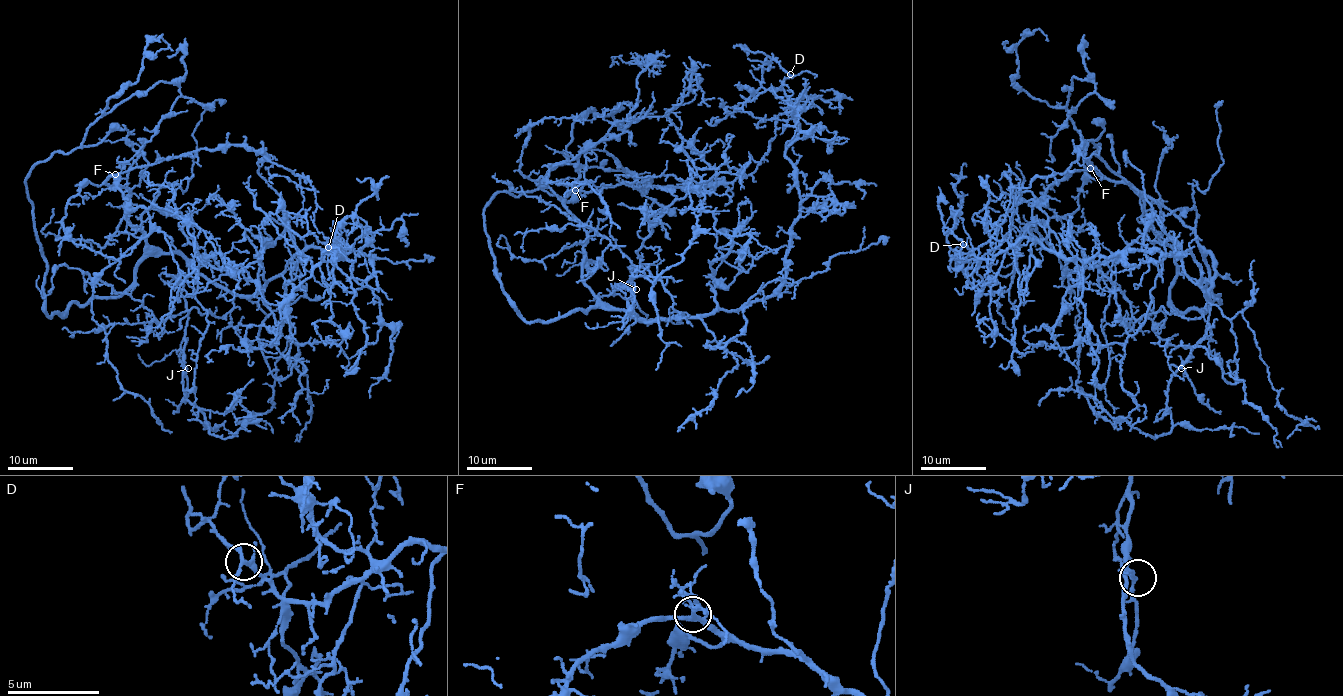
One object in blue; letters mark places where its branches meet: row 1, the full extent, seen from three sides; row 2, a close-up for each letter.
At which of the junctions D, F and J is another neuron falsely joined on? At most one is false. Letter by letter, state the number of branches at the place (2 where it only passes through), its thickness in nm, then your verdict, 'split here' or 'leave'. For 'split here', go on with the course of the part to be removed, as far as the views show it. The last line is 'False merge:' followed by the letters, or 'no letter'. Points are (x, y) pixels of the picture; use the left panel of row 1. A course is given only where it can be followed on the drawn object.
D: branches 4; calibre 200 nm; leave
F: branches 4; calibre 240 nm; leave
J: branches 4; calibre 190 nm; leave
False merge: no letter

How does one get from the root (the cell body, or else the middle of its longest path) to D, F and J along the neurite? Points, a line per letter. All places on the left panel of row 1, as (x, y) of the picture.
D: (126, 289), (147, 256), (177, 253), (254, 295), (311, 247), (345, 256), (333, 238), (324, 261), (328, 247)
F: (126, 289), (133, 282), (133, 269), (144, 253), (146, 237), (128, 219), (128, 191), (106, 182), (115, 174)
J: (126, 289), (147, 256), (177, 253), (186, 261), (192, 271), (182, 287), (188, 368)

